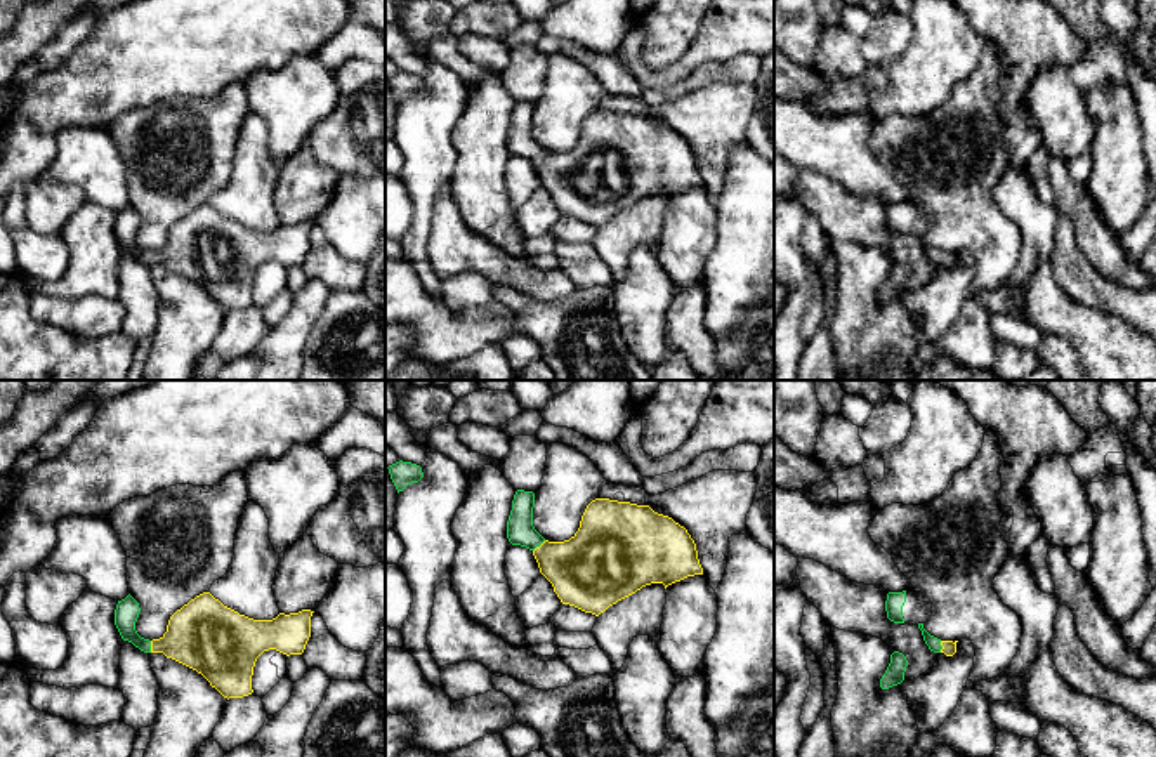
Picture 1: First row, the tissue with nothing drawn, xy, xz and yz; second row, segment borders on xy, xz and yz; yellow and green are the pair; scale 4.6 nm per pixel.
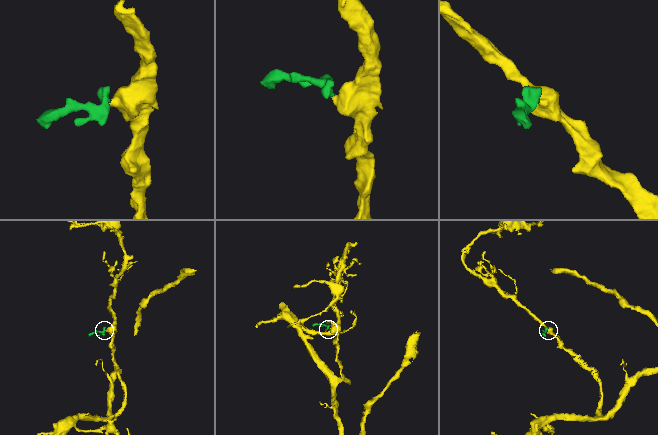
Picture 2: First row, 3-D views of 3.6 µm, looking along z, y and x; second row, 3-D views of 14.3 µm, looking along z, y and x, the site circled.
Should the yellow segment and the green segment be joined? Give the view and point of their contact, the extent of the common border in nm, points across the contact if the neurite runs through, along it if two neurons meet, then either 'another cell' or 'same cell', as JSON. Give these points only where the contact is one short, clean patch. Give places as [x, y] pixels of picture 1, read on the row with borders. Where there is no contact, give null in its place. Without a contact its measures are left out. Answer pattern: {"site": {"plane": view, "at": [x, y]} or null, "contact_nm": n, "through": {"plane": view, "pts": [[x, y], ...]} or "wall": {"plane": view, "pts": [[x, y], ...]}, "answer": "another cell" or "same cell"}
{"site": {"plane": "xz", "at": [540, 546]}, "contact_nm": 80, "through": {"plane": "xz", "pts": [[587, 572], [558, 561], [540, 546], [521, 532]]}, "answer": "same cell"}

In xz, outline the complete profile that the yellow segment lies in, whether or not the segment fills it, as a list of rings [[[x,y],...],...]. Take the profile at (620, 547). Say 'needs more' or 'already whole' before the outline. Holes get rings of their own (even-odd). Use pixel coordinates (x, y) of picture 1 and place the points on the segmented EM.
needs more; [[[517,490],[507,521],[507,538],[512,545],[533,552],[540,573],[552,583],[562,604],[599,616],[646,585],[663,583],[667,589],[687,576],[703,575],[696,543],[687,530],[649,505],[595,498],[587,505],[578,531],[564,542],[548,542],[535,530],[533,507],[535,493]]]

